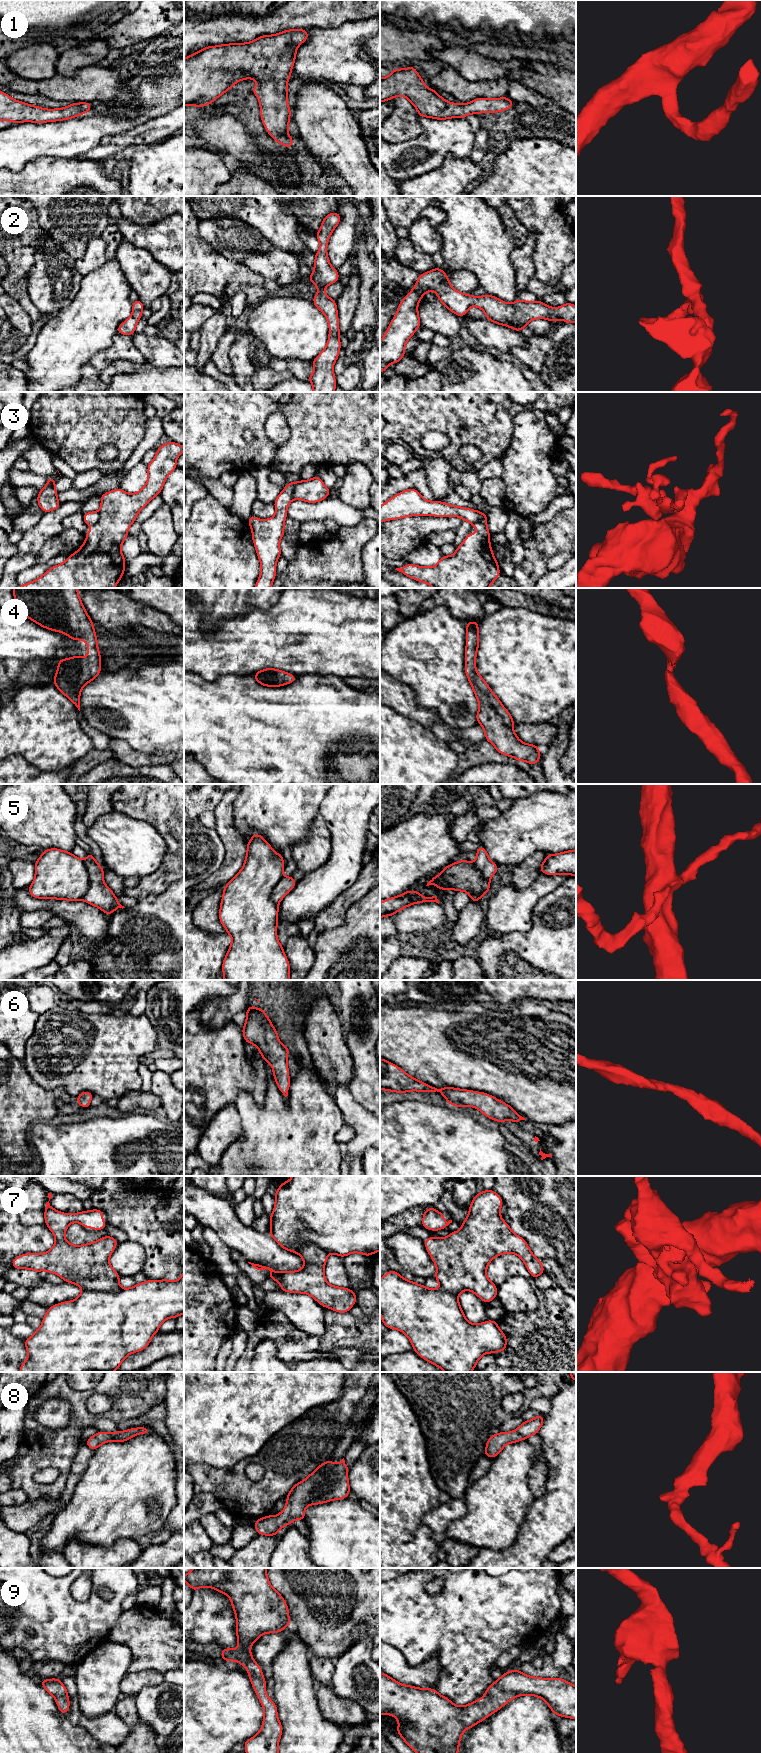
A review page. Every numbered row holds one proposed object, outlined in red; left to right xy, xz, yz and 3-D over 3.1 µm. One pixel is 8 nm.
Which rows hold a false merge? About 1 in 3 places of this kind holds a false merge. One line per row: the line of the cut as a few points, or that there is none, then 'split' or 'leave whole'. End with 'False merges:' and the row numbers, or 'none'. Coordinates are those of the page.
1: no cut | leave whole
2: no cut | leave whole
3: xz (297, 482), (293, 489), (293, 498) | split
4: no cut | leave whole
5: no cut | leave whole
6: no cut | leave whole
7: xy (122, 1288), (116, 1292), (84, 1290) | split
8: no cut | leave whole
9: no cut | leave whole
False merges: 3, 7

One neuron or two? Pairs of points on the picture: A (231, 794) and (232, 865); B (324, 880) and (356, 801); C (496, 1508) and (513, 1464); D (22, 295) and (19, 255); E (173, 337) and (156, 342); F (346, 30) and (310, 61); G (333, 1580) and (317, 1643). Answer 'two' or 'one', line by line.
A: one
B: one
C: one
D: one
E: two
F: one
G: one

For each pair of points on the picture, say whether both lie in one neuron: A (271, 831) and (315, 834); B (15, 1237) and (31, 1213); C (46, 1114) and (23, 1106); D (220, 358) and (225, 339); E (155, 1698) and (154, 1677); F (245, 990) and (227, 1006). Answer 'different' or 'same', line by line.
A: different
B: different
C: same
D: same
E: different
F: same

